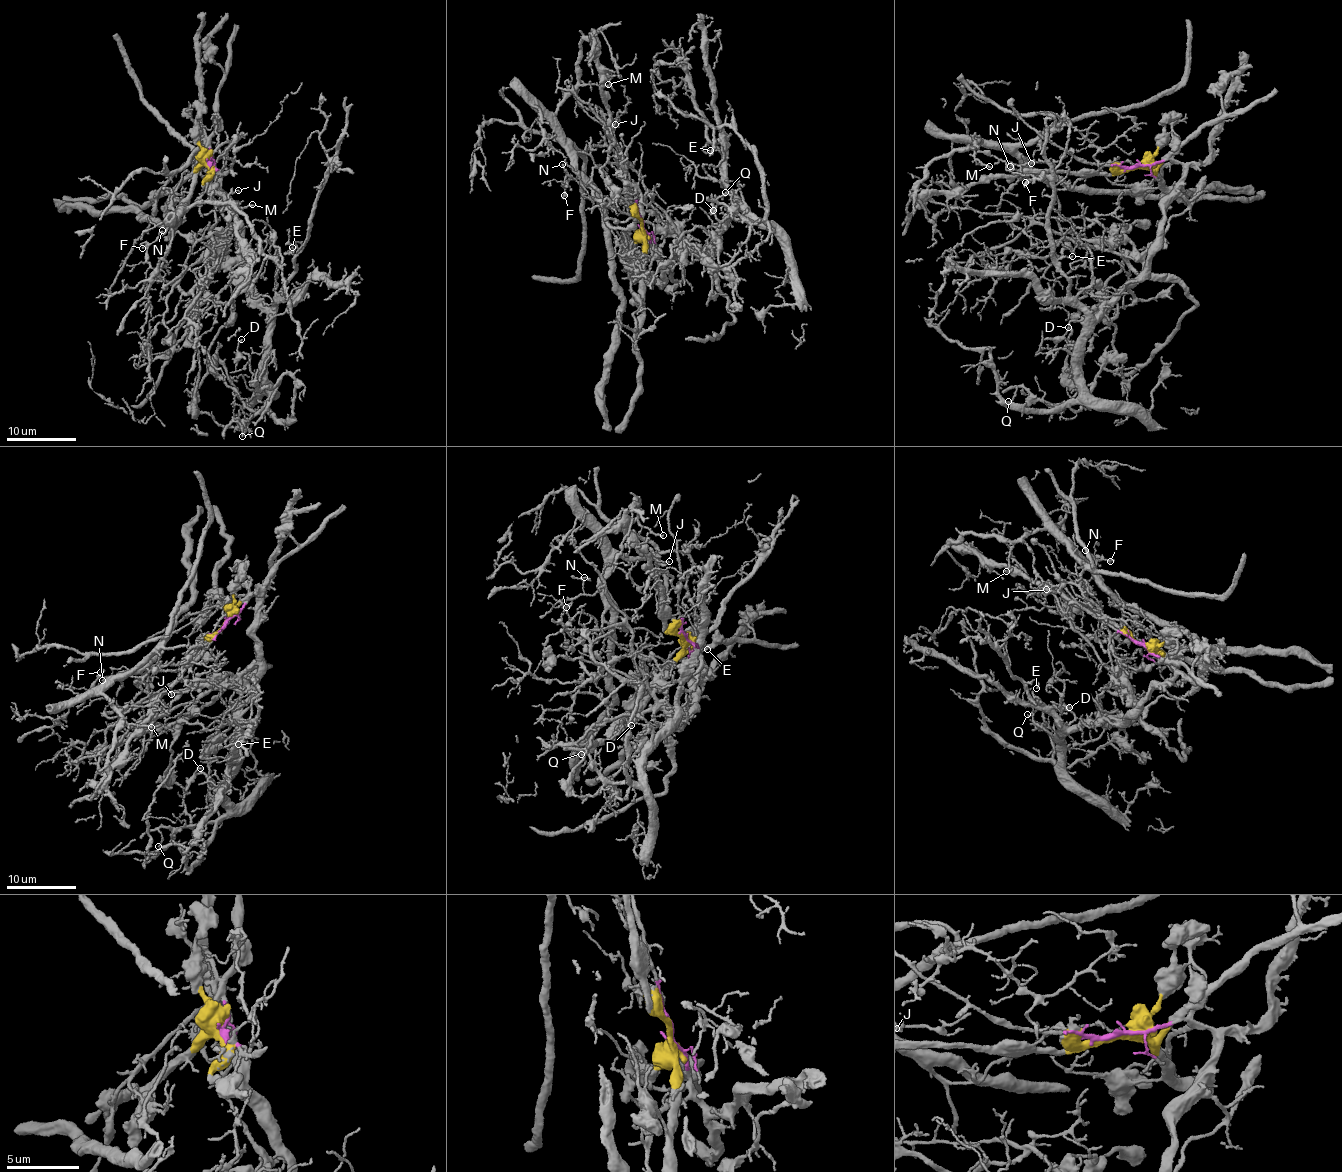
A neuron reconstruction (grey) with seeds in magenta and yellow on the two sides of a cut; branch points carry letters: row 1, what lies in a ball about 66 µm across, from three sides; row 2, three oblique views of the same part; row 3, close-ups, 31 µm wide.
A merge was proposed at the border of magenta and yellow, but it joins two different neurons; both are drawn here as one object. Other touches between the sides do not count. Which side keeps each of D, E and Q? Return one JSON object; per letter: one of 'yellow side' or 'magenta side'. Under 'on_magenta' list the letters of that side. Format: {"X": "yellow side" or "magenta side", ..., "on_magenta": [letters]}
{"D": "magenta side", "E": "magenta side", "Q": "magenta side", "on_magenta": ["D", "E", "Q"]}

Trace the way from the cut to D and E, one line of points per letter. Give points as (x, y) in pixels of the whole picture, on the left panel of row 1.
D: (209, 164), (206, 144), (240, 227), (241, 273), (268, 320), (257, 374), (236, 353), (242, 339)
E: (209, 164), (206, 144), (240, 227), (244, 280), (271, 309), (294, 269), (286, 254), (293, 247)

